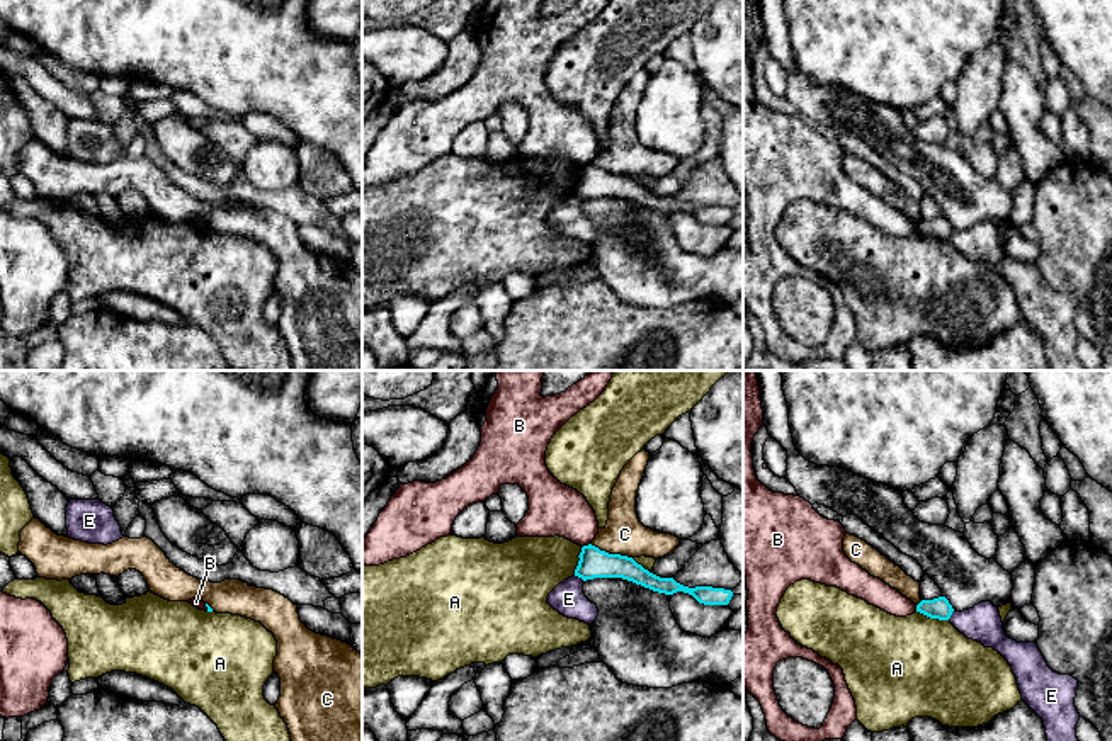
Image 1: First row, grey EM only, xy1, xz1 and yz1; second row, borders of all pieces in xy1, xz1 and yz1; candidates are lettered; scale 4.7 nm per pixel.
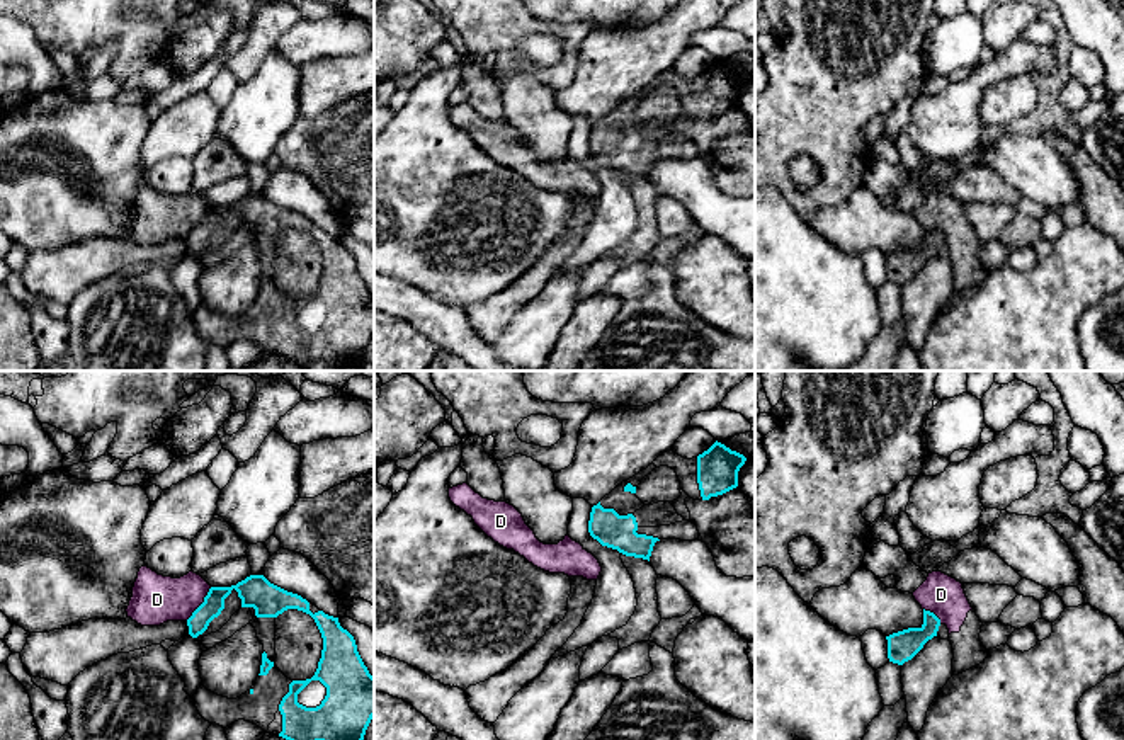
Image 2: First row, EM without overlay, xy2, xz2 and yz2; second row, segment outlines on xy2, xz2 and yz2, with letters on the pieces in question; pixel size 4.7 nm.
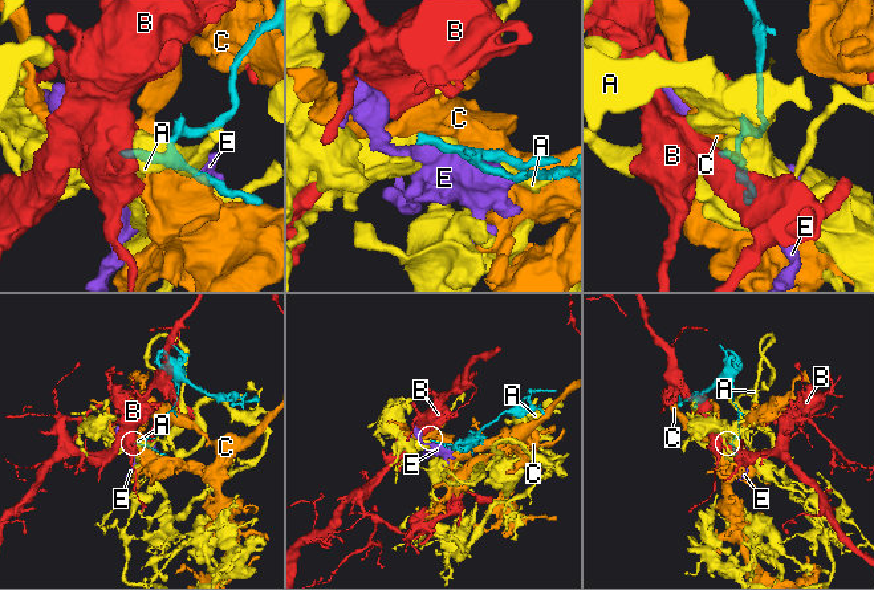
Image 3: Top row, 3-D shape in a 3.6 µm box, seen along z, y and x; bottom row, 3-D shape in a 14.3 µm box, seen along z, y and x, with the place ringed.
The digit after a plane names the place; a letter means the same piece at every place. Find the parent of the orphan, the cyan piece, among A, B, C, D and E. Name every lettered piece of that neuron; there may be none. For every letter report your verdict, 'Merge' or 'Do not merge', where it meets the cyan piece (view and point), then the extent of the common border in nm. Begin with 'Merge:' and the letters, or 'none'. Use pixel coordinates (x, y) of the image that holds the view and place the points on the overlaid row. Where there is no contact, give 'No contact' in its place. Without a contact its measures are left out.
Merge: D
A: Do not merge. Touches cyan at yz1 (932, 617). Shared border 160 nm
B: Do not merge. Touches cyan at xz1 (585, 546). Shared border 50 nm
C: Do not merge. Touches cyan at xz1 (611, 554). Shared border 220 nm
D: Merge. Touches cyan at xy2 (201, 604). Shared border 200 nm
E: Do not merge. Touches cyan at xz1 (580, 576). Shared border 60 nm

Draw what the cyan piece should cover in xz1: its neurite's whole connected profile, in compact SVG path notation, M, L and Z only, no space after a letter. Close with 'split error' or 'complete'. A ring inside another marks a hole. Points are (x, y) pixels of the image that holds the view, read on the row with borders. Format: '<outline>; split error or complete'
M592 544L583 546L578 557L580 561L575 569L575 576L582 578L583 581L593 578L622 578L665 595L684 591L704 605L728 605L733 597L731 590L712 586L689 588L677 583L673 578L660 578L644 569L633 557L609 554Z; complete

